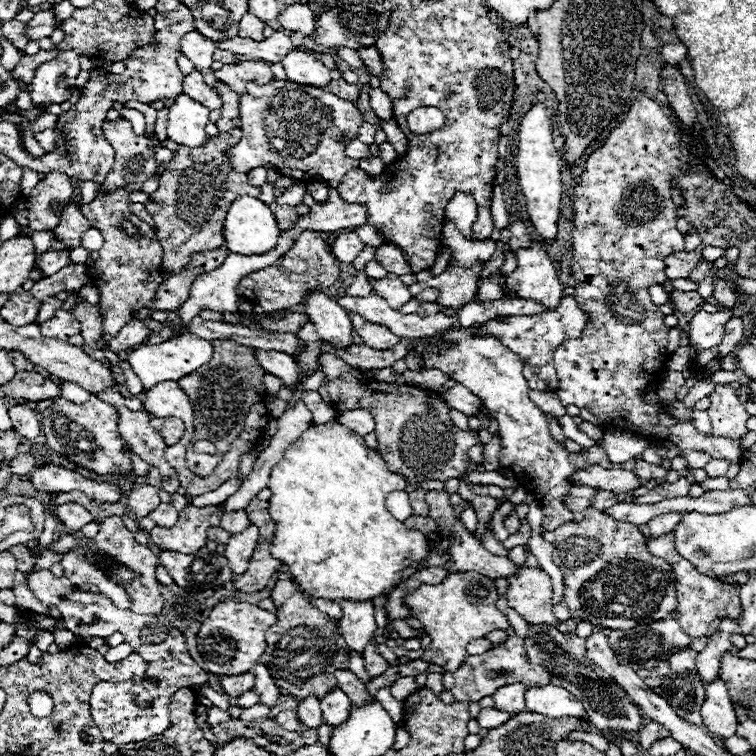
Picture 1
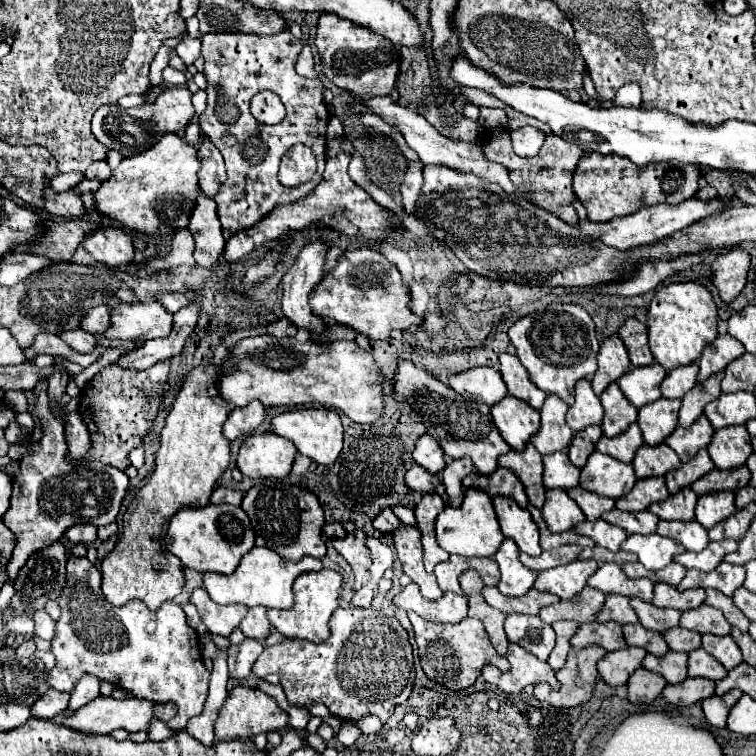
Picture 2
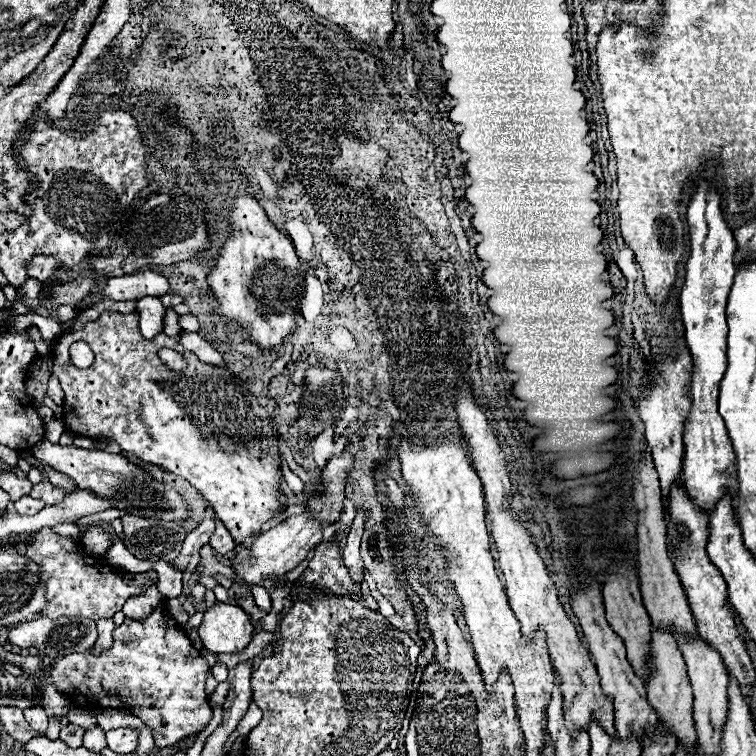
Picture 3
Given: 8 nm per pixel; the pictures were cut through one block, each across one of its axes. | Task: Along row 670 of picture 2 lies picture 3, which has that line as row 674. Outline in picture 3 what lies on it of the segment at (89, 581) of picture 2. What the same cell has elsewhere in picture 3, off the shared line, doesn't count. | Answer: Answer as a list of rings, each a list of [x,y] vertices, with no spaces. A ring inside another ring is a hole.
[[[156,608],[142,622],[126,618],[124,624],[114,630],[114,646],[102,656],[92,656],[90,652],[82,652],[82,654],[76,652],[56,660],[52,664],[50,678],[58,686],[58,690],[66,694],[66,698],[70,698],[78,708],[128,710],[152,730],[158,748],[168,748],[186,736],[202,732],[208,726],[212,718],[212,708],[208,706],[206,692],[204,692],[204,682],[208,678],[208,672],[210,672],[208,660],[202,658],[198,650],[192,646],[192,642],[188,640],[188,636],[180,632],[178,622],[168,616],[166,608]]]

